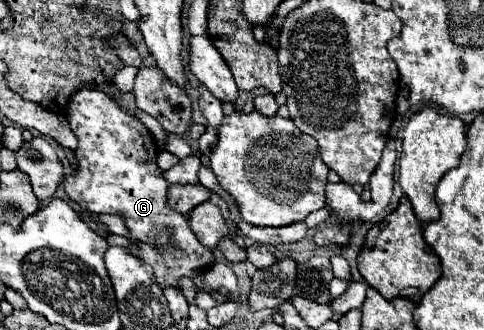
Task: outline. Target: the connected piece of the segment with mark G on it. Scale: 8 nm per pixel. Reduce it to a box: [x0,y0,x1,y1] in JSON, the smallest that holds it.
[63,87,217,289]

